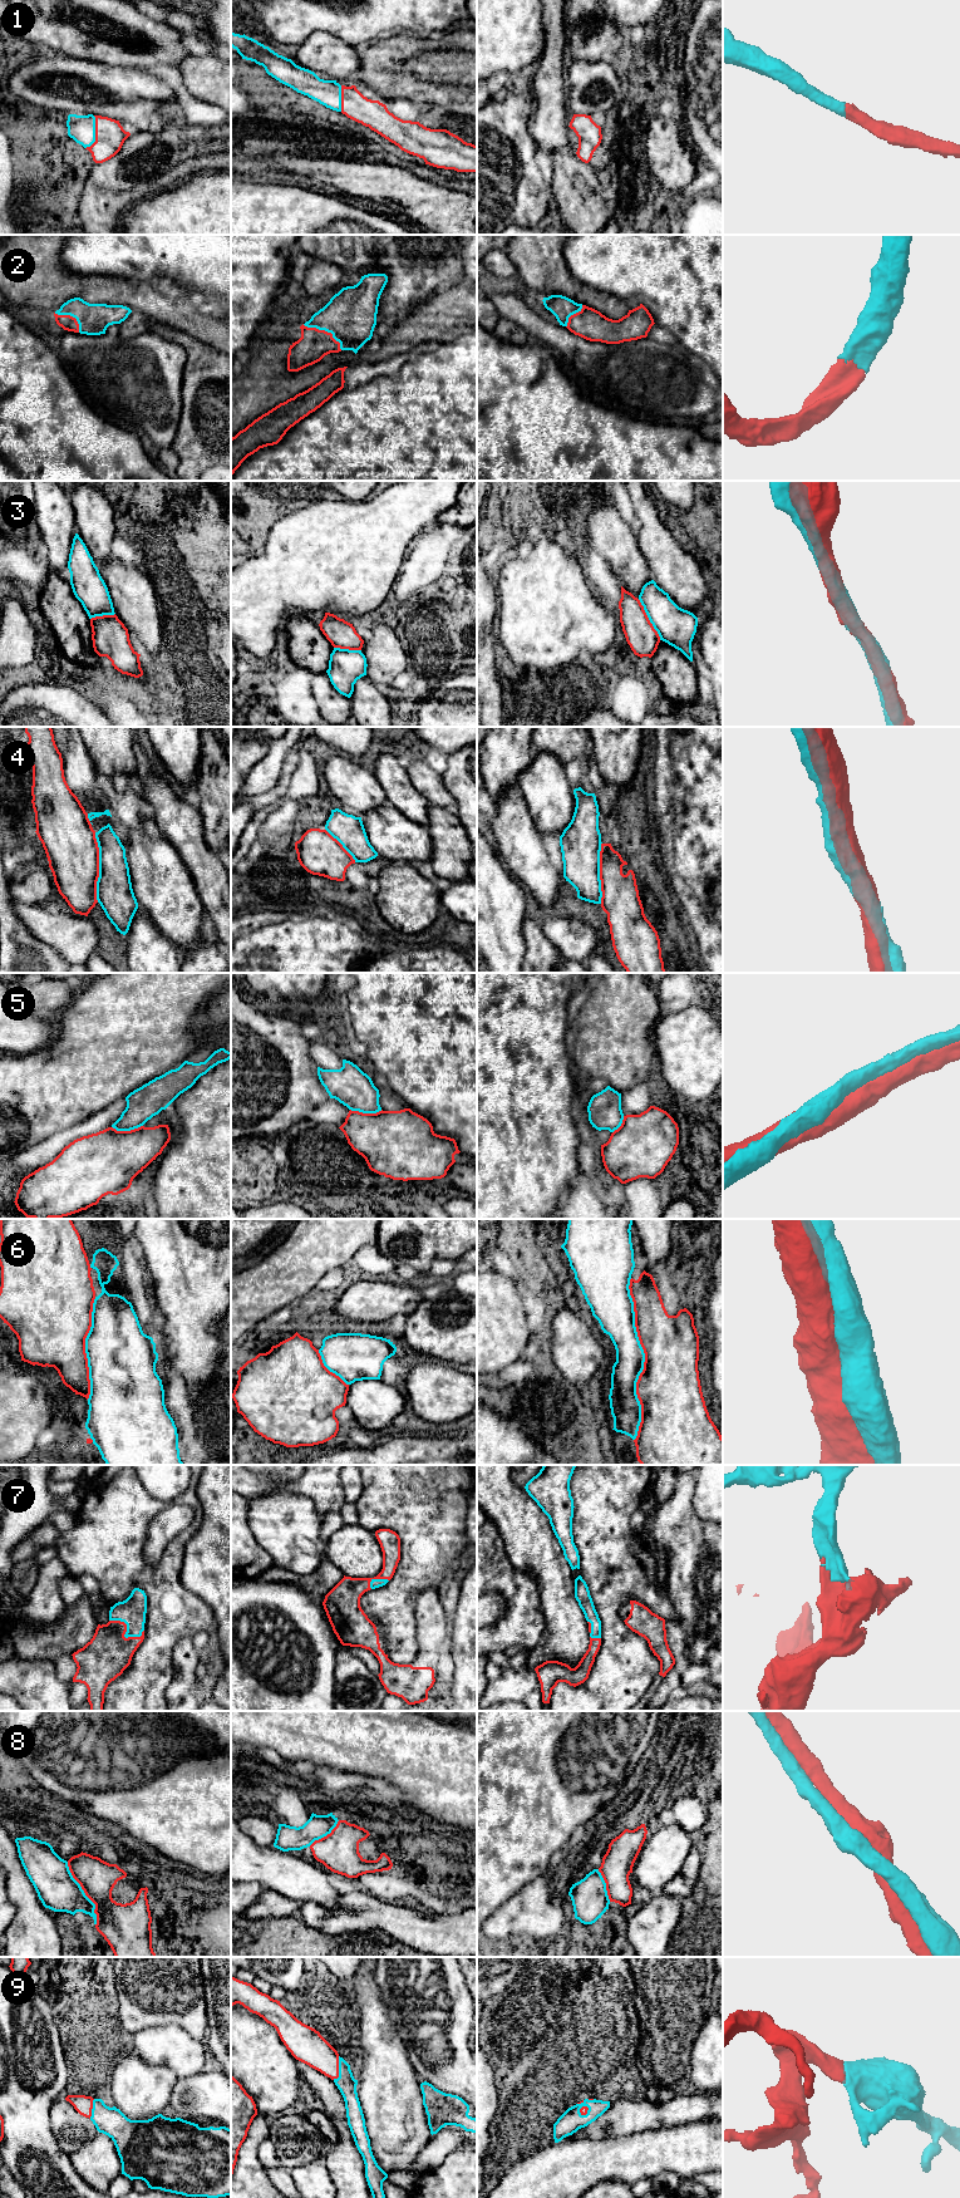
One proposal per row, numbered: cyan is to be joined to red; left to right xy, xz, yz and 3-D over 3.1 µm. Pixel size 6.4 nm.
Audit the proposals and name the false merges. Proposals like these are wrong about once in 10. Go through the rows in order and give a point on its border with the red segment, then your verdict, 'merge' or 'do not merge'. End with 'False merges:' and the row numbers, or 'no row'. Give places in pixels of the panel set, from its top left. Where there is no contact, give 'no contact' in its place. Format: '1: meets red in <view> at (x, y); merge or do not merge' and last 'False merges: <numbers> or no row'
1: meets red in xy at (96, 133); merge
2: meets red in xz at (324, 330); merge
3: meets red in yz at (648, 619); merge
4: meets red in xy at (98, 868); merge
5: meets red in xz at (367, 1114); merge
6: meets red in yz at (645, 1360); merge
7: meets red in xy at (126, 1631); merge
8: meets red in xy at (84, 1892); merge
9: meets red in xz at (338, 2069); merge
False merges: no row

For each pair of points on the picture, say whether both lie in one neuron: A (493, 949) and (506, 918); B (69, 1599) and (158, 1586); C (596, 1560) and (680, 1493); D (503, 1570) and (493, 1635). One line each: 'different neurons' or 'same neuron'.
A: same neuron
B: different neurons
C: different neurons
D: same neuron

